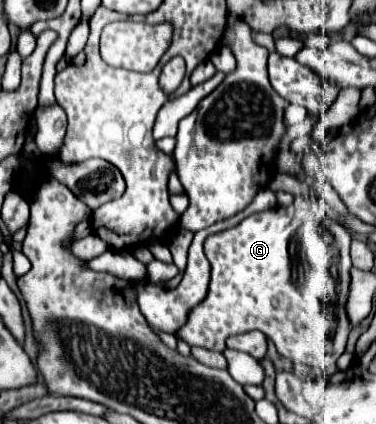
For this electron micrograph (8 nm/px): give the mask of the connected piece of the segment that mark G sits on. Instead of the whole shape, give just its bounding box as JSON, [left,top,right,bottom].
[176,196,350,376]

